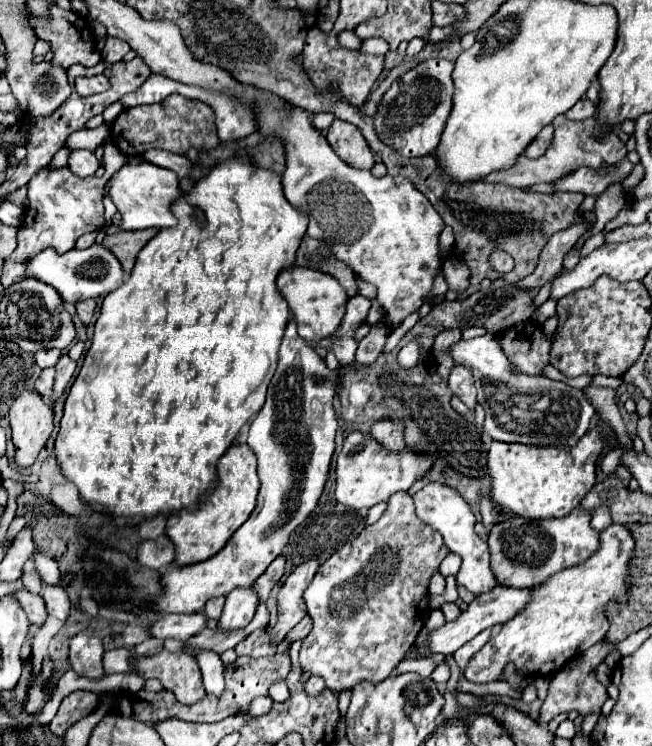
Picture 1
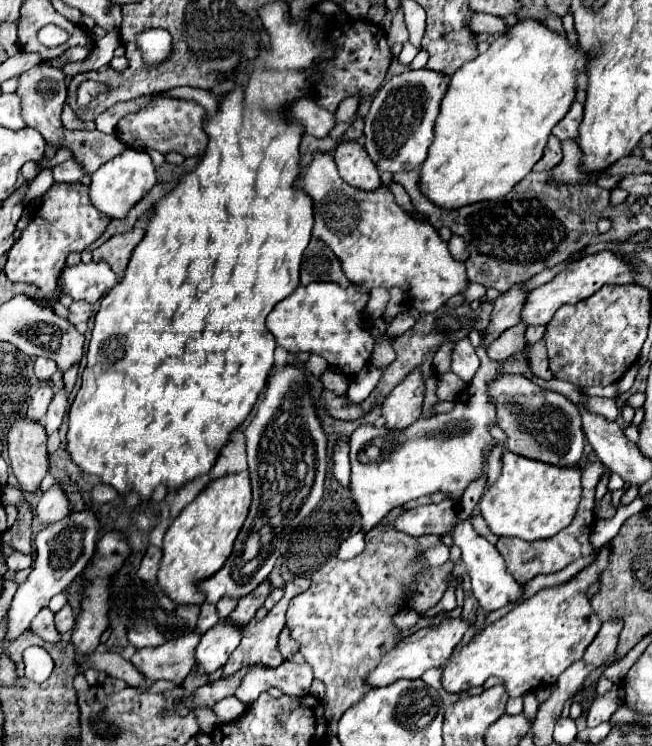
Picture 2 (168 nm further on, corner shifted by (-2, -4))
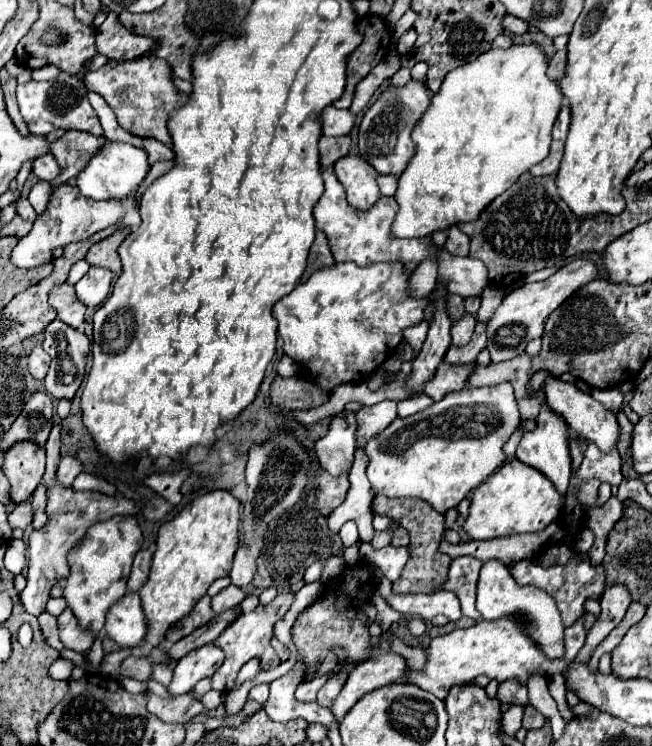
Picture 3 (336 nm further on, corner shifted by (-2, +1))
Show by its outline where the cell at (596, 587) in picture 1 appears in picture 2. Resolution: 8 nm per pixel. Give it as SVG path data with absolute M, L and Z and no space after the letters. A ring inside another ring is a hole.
M610 543L604 545L602 549L598 549L596 559L588 567L584 567L576 577L572 577L570 581L566 581L562 585L540 589L534 597L530 597L524 603L520 603L518 607L514 607L508 615L504 615L496 623L488 625L456 657L452 657L450 665L446 665L446 669L442 673L444 689L450 693L460 693L460 691L466 691L472 687L482 687L488 677L498 677L504 681L510 697L520 697L524 691L532 691L540 685L554 685L556 679L560 677L560 673L584 655L584 651L596 639L596 635L602 627L602 621L594 615L594 611L590 607L588 589L598 581L600 573L608 567L608 561L610 561Z

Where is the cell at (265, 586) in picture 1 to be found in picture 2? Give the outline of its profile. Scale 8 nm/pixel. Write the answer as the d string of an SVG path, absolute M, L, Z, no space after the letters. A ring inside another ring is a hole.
M270 581L260 583L260 587L256 587L256 591L252 591L252 595L244 595L242 599L238 599L238 605L232 611L230 619L234 623L240 623L240 625L246 625L248 621L252 621L256 617L256 611L264 605L264 601L270 595L270 591L272 591Z

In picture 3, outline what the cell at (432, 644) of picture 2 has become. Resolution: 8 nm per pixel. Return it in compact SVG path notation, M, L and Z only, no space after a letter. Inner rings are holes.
M384 652L374 660L360 662L348 676L342 692L338 694L336 702L332 704L332 714L336 722L340 722L346 712L368 692L378 690L382 686L400 682L404 678L406 662L402 656L394 652Z

